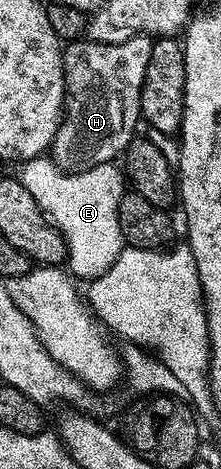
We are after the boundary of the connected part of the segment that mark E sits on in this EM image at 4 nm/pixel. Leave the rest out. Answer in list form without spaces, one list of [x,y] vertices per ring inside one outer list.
[[[42,155],[26,161],[22,168],[21,179],[25,190],[29,190],[29,194],[33,194],[39,209],[47,215],[48,221],[62,232],[63,239],[67,242],[65,264],[70,275],[75,278],[80,276],[83,282],[90,282],[96,280],[101,274],[105,274],[105,270],[109,270],[109,266],[113,266],[113,262],[117,262],[117,258],[125,247],[119,221],[119,203],[123,200],[125,191],[125,176],[120,165],[112,162],[93,166],[84,172],[69,173],[60,171],[46,155]]]

